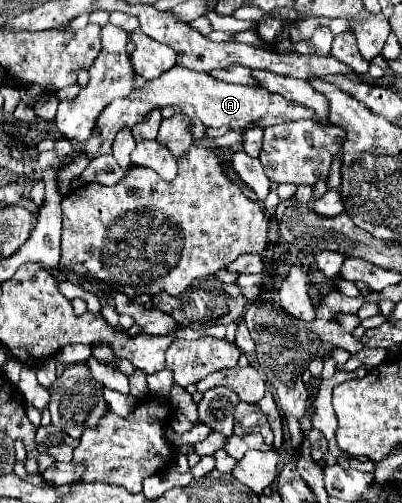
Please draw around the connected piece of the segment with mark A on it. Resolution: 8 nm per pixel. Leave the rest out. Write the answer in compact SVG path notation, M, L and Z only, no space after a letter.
M174 66L174 68L166 70L154 82L146 82L142 88L134 90L130 96L116 98L114 102L110 102L102 110L102 114L98 116L96 128L92 130L88 140L84 140L84 142L70 140L70 144L72 144L72 160L76 158L76 154L82 154L82 156L86 156L90 160L96 158L96 156L102 156L102 154L110 154L112 152L112 142L114 142L116 134L122 128L132 130L152 110L162 110L162 108L168 108L168 106L170 108L180 108L184 104L194 108L196 118L204 126L212 126L212 128L228 126L228 130L236 130L236 132L246 130L246 126L250 126L252 122L256 122L258 128L266 130L270 126L278 126L278 124L284 124L284 122L314 118L314 110L310 110L308 106L302 106L298 102L286 100L280 94L270 94L268 90L262 90L260 86L226 84L226 82L214 80L206 72L192 72L192 70L186 70L182 66Z

